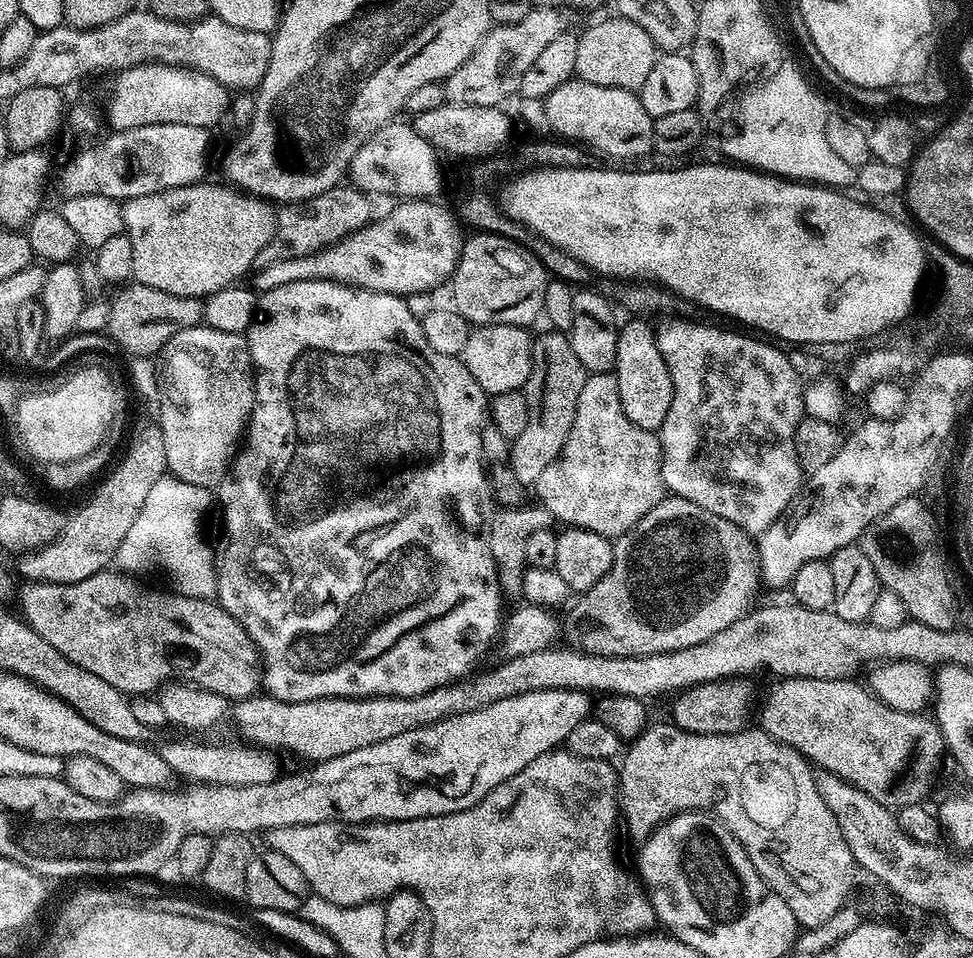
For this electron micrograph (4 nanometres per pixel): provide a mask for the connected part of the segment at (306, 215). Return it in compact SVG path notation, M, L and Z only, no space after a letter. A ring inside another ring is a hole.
M337 186L318 194L309 200L288 202L277 211L276 229L266 246L254 258L253 269L270 266L282 258L302 258L313 256L332 244L339 243L347 236L365 228L373 219L372 204L367 195L355 186Z

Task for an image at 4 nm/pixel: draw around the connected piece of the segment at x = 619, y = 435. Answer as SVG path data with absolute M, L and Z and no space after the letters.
M615 371L594 372L586 378L570 438L566 438L558 458L542 470L534 485L534 496L550 510L555 521L609 538L629 532L666 499L660 437L626 418Z

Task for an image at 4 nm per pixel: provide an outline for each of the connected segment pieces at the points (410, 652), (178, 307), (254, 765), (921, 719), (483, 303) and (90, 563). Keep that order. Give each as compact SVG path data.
M336 280L289 282L286 286L278 286L275 290L259 293L256 302L256 319L248 327L246 339L248 353L252 356L252 366L256 371L256 405L252 411L252 419L248 422L242 447L237 451L227 476L218 485L218 493L220 492L218 506L220 502L220 508L224 511L224 524L228 527L228 549L224 553L220 552L218 556L215 599L250 634L253 642L260 649L265 670L262 682L266 687L267 695L278 698L282 702L310 702L327 696L354 696L357 698L361 696L417 696L467 677L477 667L475 664L487 654L492 639L495 636L497 639L502 628L502 616L500 620L502 587L488 537L488 523L492 520L494 501L490 476L486 468L484 472L486 461L482 454L482 430L486 423L490 400L482 390L482 386L478 386L478 382L474 382L474 374L470 374L470 370L466 370L463 359L438 354L438 350L434 350L434 346L430 346L430 342L426 342L422 320L410 312L405 297L375 292L369 288L355 288L353 284L339 284Z
M135 282L120 291L111 299L106 332L120 350L129 352L129 357L155 357L174 334L204 324L204 300L199 296L175 296L166 294L166 290L154 290L154 286Z
M199 739L168 740L159 745L162 762L170 766L173 777L193 780L196 786L217 784L218 786L246 786L247 784L265 784L274 778L272 762L265 751L256 748L218 748L212 744L199 744Z
M801 676L777 679L775 681L776 685L764 696L764 705L760 708L759 727L767 736L773 736L779 744L790 746L798 755L804 757L809 764L815 766L819 771L829 772L837 776L839 780L845 780L850 786L862 790L862 794L870 794L870 798L874 798L874 802L882 802L882 806L899 810L911 804L921 803L925 799L923 797L924 786L927 784L936 763L939 762L940 755L943 757L946 752L939 726L936 725L935 719L928 717L927 720L927 715L919 712L903 712L902 710L894 710L890 706L886 706L878 697L873 696L863 683L855 684L854 681L855 679L852 678L819 680L818 678L802 678Z
M477 231L460 245L456 270L450 277L452 300L469 325L518 324L532 326L541 319L550 275L531 247L523 248L511 236Z
M142 434L141 439L132 444L132 448L134 451L128 453L124 468L116 464L111 469L112 473L97 486L96 493L73 516L69 515L65 519L64 529L62 534L58 534L58 538L50 541L45 548L25 552L17 559L20 561L16 568L25 576L25 581L38 584L82 582L82 578L90 578L105 571L117 559L122 540L138 518L147 494L153 489L155 480L164 475L161 463L152 464L151 452L156 450L162 454L166 448L166 438Z

